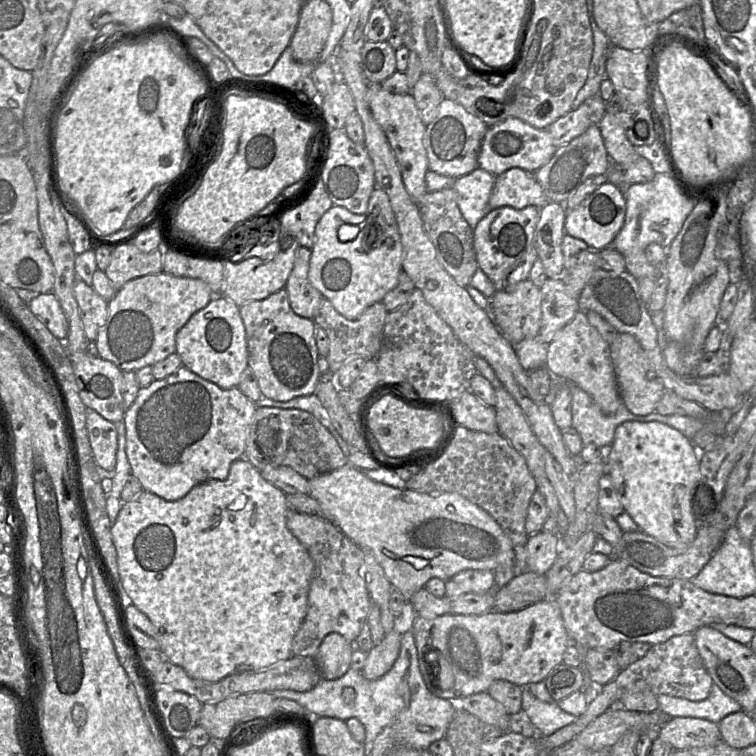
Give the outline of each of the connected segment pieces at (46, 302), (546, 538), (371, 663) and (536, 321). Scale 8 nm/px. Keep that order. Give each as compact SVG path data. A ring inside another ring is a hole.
M54 293L40 294L33 298L28 306L57 339L65 340L69 324Z
M540 531L529 535L527 541L527 567L537 574L546 574L555 563L561 547L556 533Z
M393 629L366 653L361 669L365 679L378 679L392 667L399 655L400 637L401 634Z
M527 279L513 291L496 291L485 311L502 335L514 346L538 336L542 318L540 287Z

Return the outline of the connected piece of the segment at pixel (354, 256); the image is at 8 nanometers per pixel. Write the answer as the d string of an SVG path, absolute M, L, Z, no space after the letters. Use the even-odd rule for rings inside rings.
M375 188L366 214L354 214L333 205L320 218L315 228L308 280L342 316L354 320L397 286L402 261L403 245L389 196ZM388 237L395 240L392 247L384 243Z

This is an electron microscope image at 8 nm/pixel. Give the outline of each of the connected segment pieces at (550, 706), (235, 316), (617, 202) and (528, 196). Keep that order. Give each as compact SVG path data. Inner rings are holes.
M527 686L522 687L523 721L531 724L541 736L548 736L573 723L578 717L558 706L558 702L544 702L535 697Z
M215 295L206 307L190 317L175 337L176 353L180 356L182 365L224 390L237 387L241 374L248 367L246 333L239 308L233 301L223 295Z
M606 182L597 188L581 204L567 210L565 219L566 234L581 239L590 249L601 251L609 247L625 222L626 200L624 191L611 182Z
M510 168L496 176L489 199L491 209L503 206L522 209L529 205L541 208L548 202L549 199L534 177L534 172L521 168Z

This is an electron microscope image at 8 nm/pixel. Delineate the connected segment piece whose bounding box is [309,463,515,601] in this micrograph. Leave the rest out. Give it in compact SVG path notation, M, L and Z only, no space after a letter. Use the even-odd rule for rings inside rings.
M347 463L345 466L321 474L309 480L309 495L320 505L323 517L333 522L350 540L362 549L369 549L375 556L377 562L384 571L385 577L392 587L395 587L405 598L406 601L419 589L424 588L425 583L432 577L446 581L457 573L467 570L490 570L494 571L499 566L515 566L514 546L506 536L500 525L485 510L472 503L467 498L457 493L428 494L419 493L407 488L397 489L376 481L371 480L362 470Z

